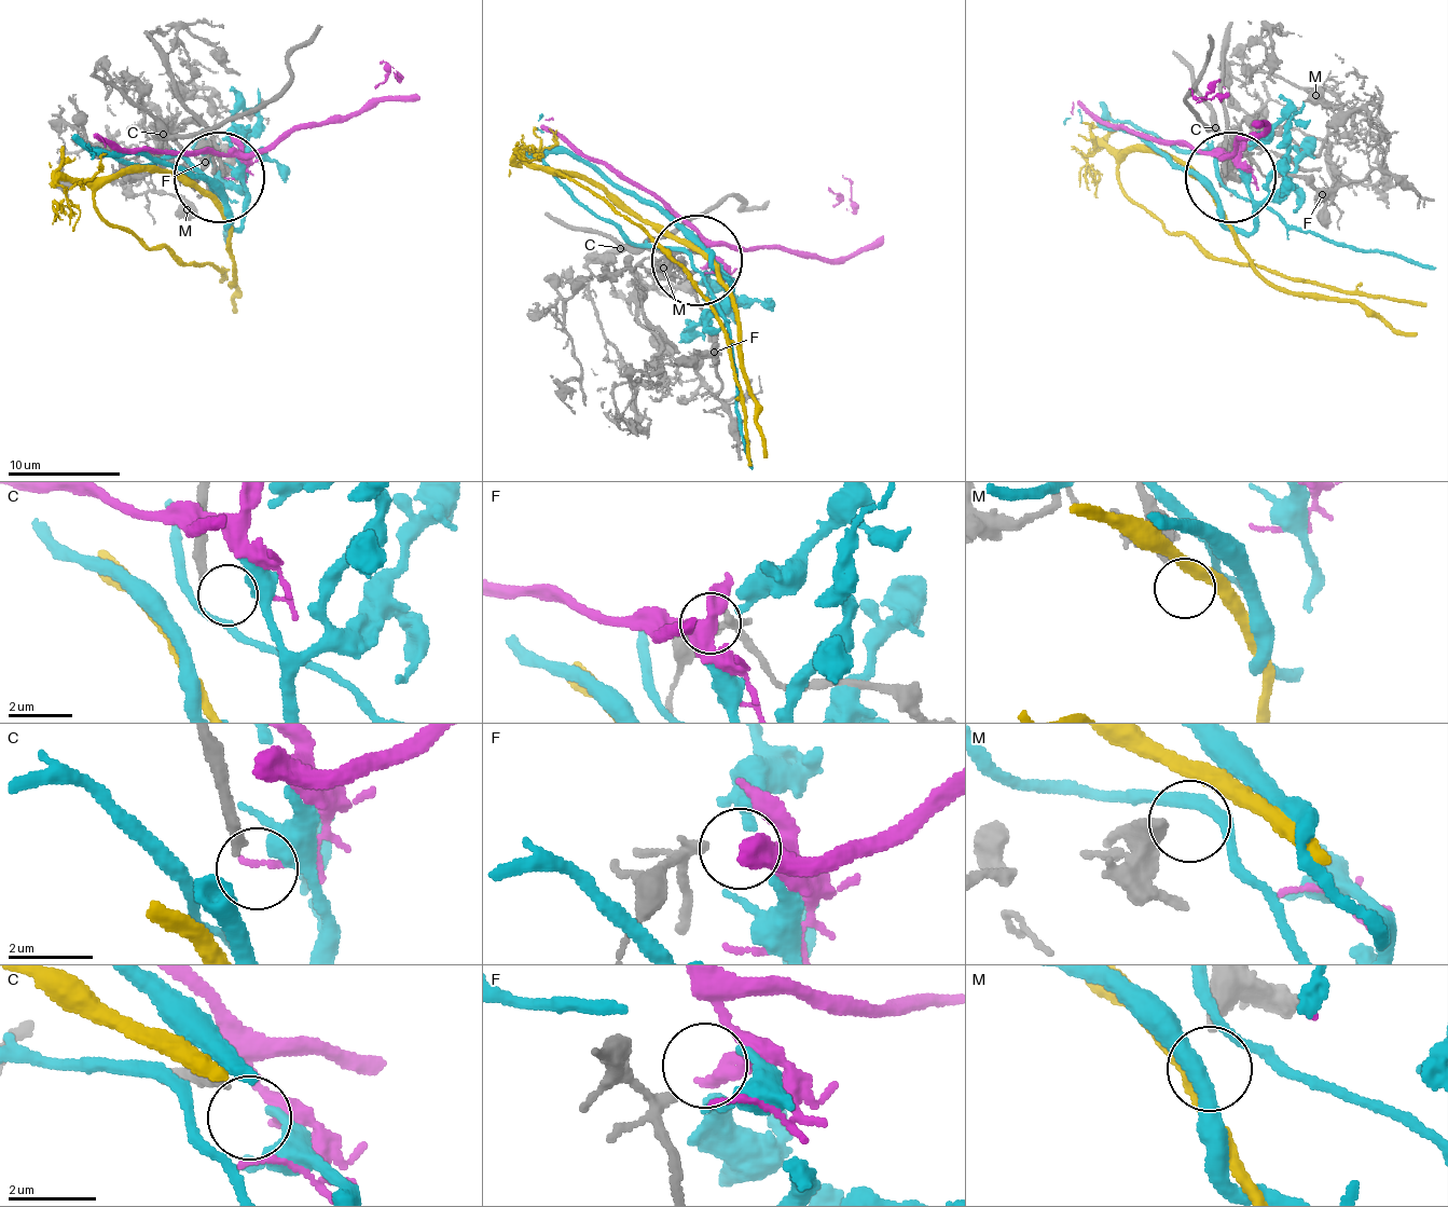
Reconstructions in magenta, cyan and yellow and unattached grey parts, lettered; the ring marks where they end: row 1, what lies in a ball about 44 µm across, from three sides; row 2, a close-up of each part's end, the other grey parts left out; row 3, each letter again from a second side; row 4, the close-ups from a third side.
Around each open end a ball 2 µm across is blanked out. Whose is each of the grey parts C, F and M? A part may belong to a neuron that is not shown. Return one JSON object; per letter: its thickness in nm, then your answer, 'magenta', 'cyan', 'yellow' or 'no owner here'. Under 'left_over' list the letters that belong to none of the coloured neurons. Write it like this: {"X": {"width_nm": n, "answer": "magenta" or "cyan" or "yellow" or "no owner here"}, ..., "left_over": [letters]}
{"C": {"width_nm": 280, "answer": "no owner here"}, "F": {"width_nm": 180, "answer": "magenta"}, "M": {"width_nm": 400, "answer": "no owner here"}, "left_over": ["C", "M"]}

